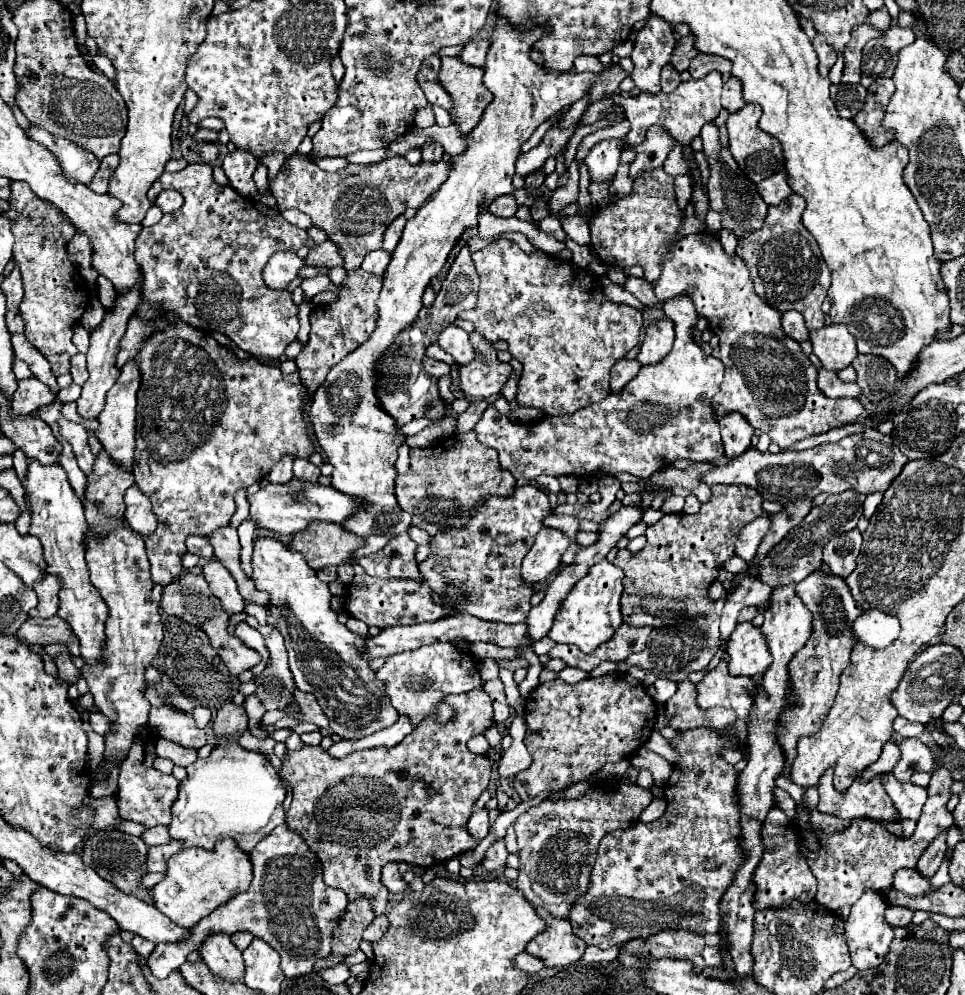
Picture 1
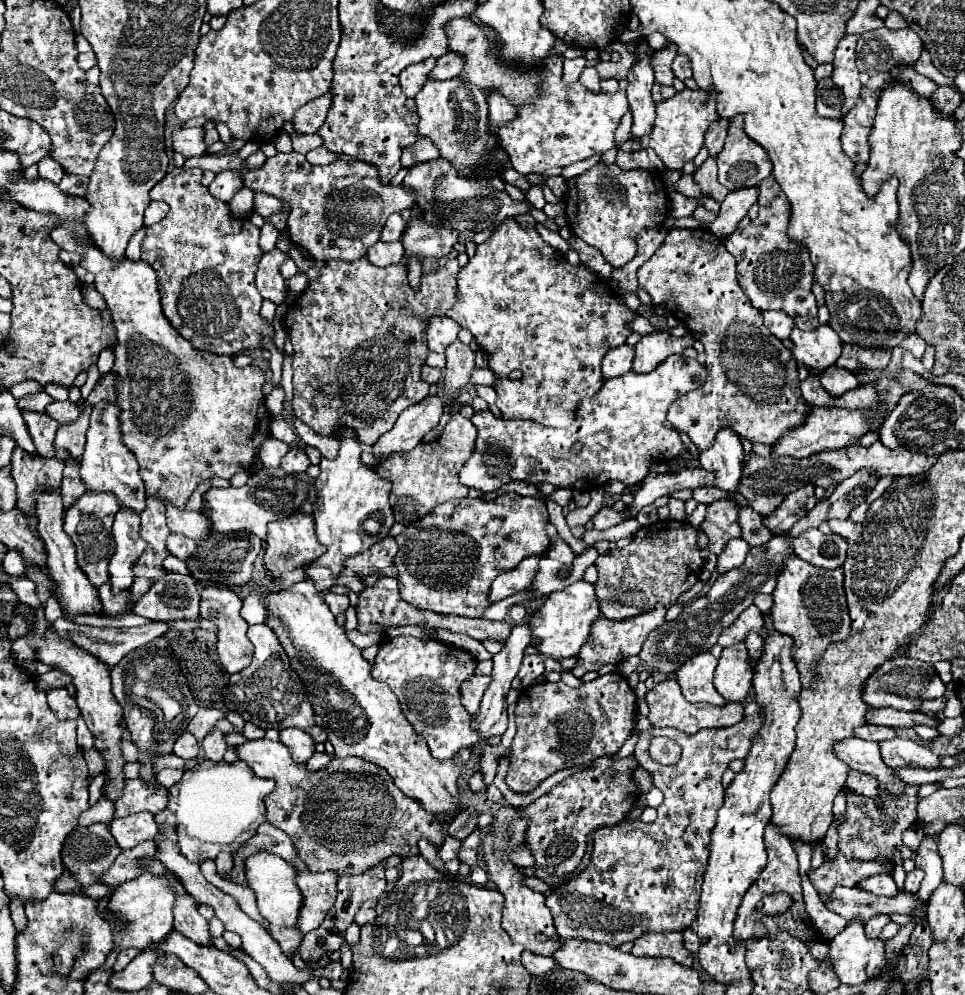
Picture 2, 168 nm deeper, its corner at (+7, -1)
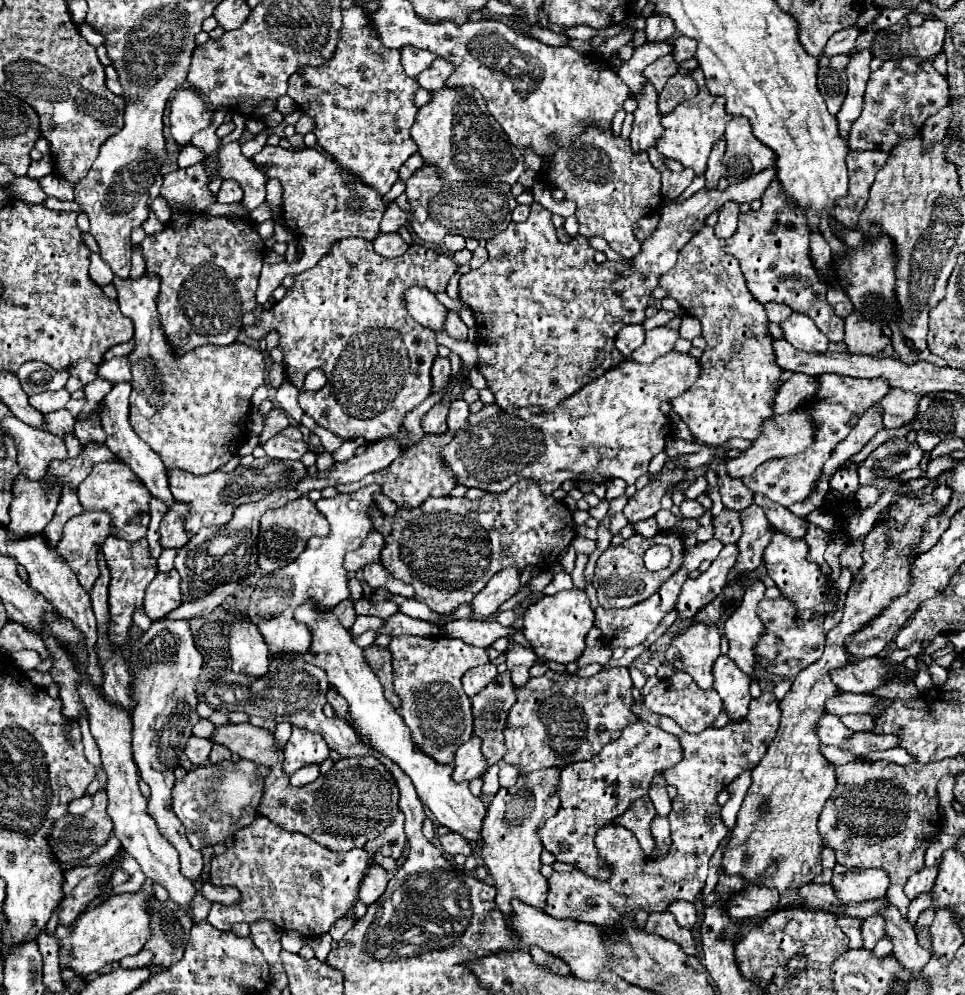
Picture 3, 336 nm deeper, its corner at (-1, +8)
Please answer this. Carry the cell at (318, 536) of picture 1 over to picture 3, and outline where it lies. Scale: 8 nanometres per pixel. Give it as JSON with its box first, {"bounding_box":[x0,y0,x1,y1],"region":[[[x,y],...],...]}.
{"bounding_box":[257,496,329,572],"region":[[[301,496],[277,510],[267,510],[261,516],[261,530],[257,536],[257,552],[259,552],[259,570],[273,572],[289,562],[293,562],[307,546],[307,540],[313,536],[325,536],[329,532],[329,524],[325,516],[317,510],[315,502],[309,496]]]}

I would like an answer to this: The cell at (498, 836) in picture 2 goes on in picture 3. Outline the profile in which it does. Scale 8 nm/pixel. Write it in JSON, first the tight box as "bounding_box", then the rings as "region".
{"bounding_box":[481,768,561,916],"region":[[[541,768],[537,772],[519,776],[515,786],[499,788],[499,792],[495,794],[495,798],[487,808],[487,818],[483,822],[481,858],[489,868],[489,874],[493,876],[497,888],[495,902],[505,916],[513,914],[511,908],[513,898],[531,904],[535,908],[541,908],[541,904],[545,904],[547,880],[539,872],[541,866],[539,854],[543,852],[543,846],[537,838],[537,828],[543,820],[555,816],[559,810],[559,794],[557,794],[559,774],[561,768]]]}

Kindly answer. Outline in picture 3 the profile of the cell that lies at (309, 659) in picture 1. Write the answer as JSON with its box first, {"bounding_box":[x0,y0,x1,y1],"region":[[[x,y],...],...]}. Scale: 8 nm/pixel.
{"bounding_box":[295,600,487,842],"region":[[[307,600],[295,610],[295,620],[307,624],[313,634],[311,650],[303,658],[309,664],[323,668],[329,676],[329,684],[337,688],[341,696],[345,696],[345,700],[349,702],[349,714],[355,720],[355,732],[361,736],[361,740],[391,758],[411,778],[421,802],[433,812],[435,820],[441,826],[449,828],[453,834],[463,836],[467,842],[481,840],[481,824],[487,812],[485,804],[481,802],[481,798],[469,792],[469,784],[453,784],[453,764],[437,764],[429,760],[429,756],[425,756],[423,752],[417,752],[417,746],[409,736],[409,728],[405,728],[399,712],[391,708],[391,704],[385,700],[383,688],[377,682],[377,676],[373,676],[371,668],[365,664],[361,648],[355,646],[351,632],[339,624],[333,612],[319,612],[313,600]]]}

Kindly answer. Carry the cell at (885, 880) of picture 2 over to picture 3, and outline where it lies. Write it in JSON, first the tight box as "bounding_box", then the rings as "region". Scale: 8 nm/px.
{"bounding_box":[831,864,889,904],"region":[[[837,864],[833,868],[831,886],[839,902],[855,904],[855,902],[881,898],[889,888],[889,880],[885,880],[885,872],[875,870],[875,868],[849,870]]]}

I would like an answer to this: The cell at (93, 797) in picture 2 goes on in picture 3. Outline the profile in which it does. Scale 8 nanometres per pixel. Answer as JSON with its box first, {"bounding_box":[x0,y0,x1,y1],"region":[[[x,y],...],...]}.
{"bounding_box":[47,790,113,862],"region":[[[99,790],[95,794],[95,806],[89,812],[85,812],[81,816],[67,814],[67,816],[55,820],[53,822],[53,830],[47,836],[51,852],[63,862],[75,862],[79,858],[89,858],[93,852],[97,852],[109,840],[111,830],[113,830],[111,818],[109,818],[105,808],[107,808],[107,794],[105,794],[105,790]]]}

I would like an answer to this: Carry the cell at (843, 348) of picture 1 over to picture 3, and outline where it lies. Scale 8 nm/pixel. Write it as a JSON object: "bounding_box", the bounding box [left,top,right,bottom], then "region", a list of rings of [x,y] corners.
{"bounding_box":[779,312,829,352],"region":[[[793,312],[785,322],[779,324],[783,330],[783,338],[797,350],[805,352],[825,352],[829,346],[827,336],[813,324],[813,320],[805,314]]]}

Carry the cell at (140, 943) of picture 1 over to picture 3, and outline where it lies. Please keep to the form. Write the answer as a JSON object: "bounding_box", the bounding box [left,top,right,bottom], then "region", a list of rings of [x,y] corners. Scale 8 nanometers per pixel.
{"bounding_box":[121,950,153,968],"region":[[[141,950],[137,956],[127,956],[125,960],[121,960],[121,968],[147,968],[151,966],[151,960],[153,960],[153,952],[149,950]]]}

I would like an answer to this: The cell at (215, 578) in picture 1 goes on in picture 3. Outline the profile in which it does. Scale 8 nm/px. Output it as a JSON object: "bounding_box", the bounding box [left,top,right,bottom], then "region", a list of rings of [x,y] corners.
{"bounding_box":[231,616,269,678],"region":[[[237,616],[237,622],[231,626],[231,660],[233,672],[241,672],[249,678],[261,678],[269,668],[267,644],[261,640],[257,626],[251,624],[245,616]]]}

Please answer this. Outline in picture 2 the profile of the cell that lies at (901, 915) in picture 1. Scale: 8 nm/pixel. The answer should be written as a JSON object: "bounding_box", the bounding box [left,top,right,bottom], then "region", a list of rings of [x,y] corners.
{"bounding_box":[865,915,891,939],"region":[[[877,915],[877,917],[871,917],[869,921],[865,921],[865,933],[873,939],[879,937],[879,933],[883,931],[883,927],[891,923],[891,917],[889,915]]]}

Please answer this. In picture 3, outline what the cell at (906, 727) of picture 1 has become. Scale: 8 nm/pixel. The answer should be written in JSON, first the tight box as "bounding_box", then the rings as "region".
{"bounding_box":[839,714,873,730],"region":[[[845,714],[839,718],[849,730],[871,730],[873,728],[873,716],[869,714]]]}

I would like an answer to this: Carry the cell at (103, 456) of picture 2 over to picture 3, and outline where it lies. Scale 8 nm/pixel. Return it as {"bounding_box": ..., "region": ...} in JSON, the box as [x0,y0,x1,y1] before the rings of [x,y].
{"bounding_box":[77,460,149,542],"region":[[[115,460],[115,462],[101,462],[95,464],[93,472],[81,482],[77,490],[79,502],[83,510],[101,510],[111,516],[111,536],[127,540],[127,542],[137,542],[147,536],[147,526],[149,526],[149,490],[137,476],[129,470],[127,464]]]}

